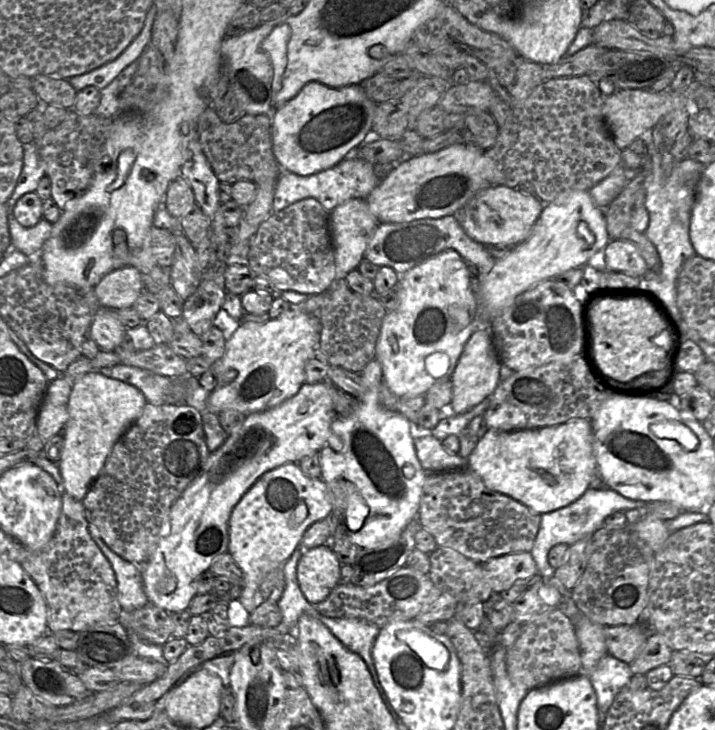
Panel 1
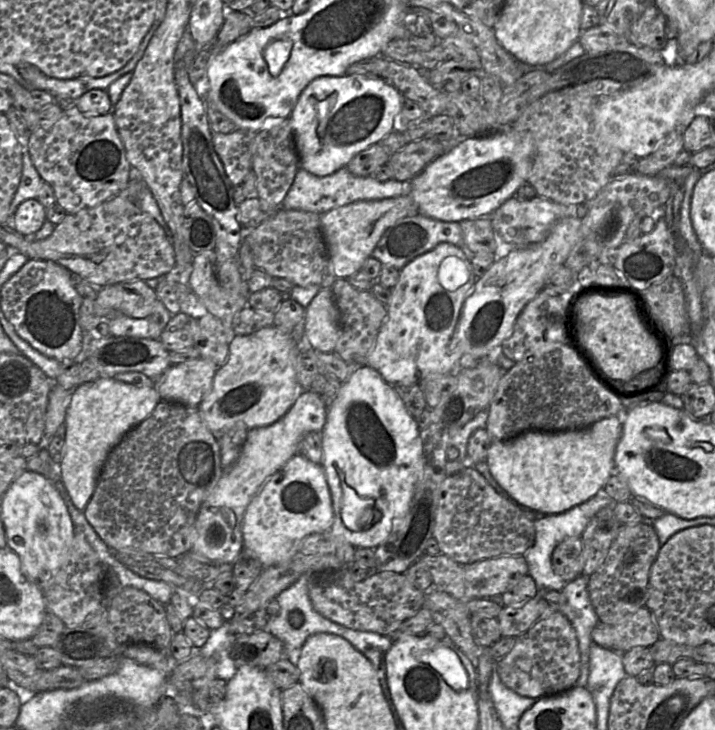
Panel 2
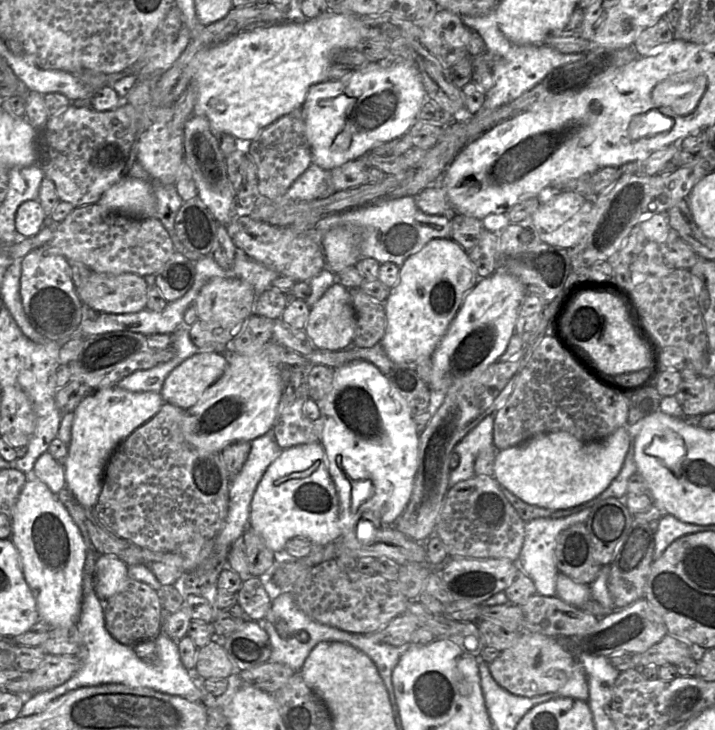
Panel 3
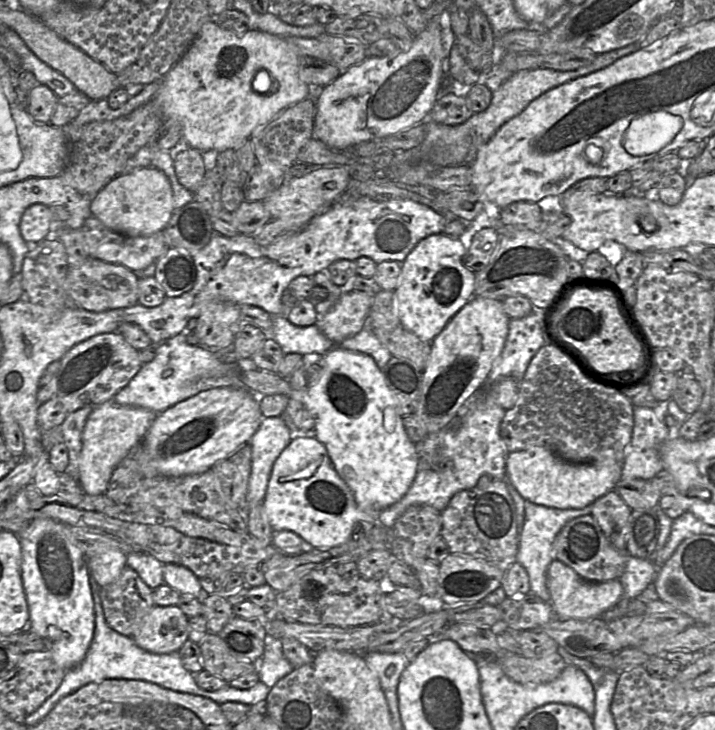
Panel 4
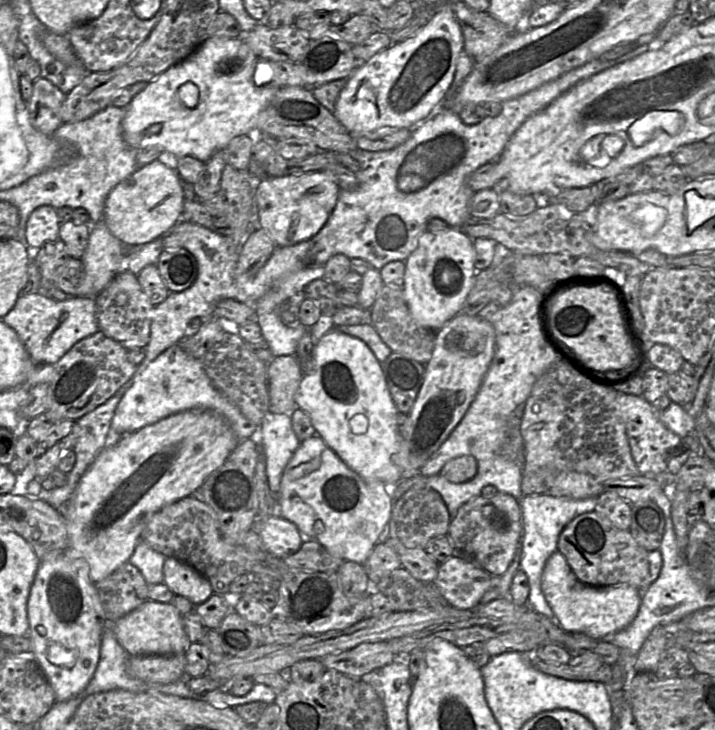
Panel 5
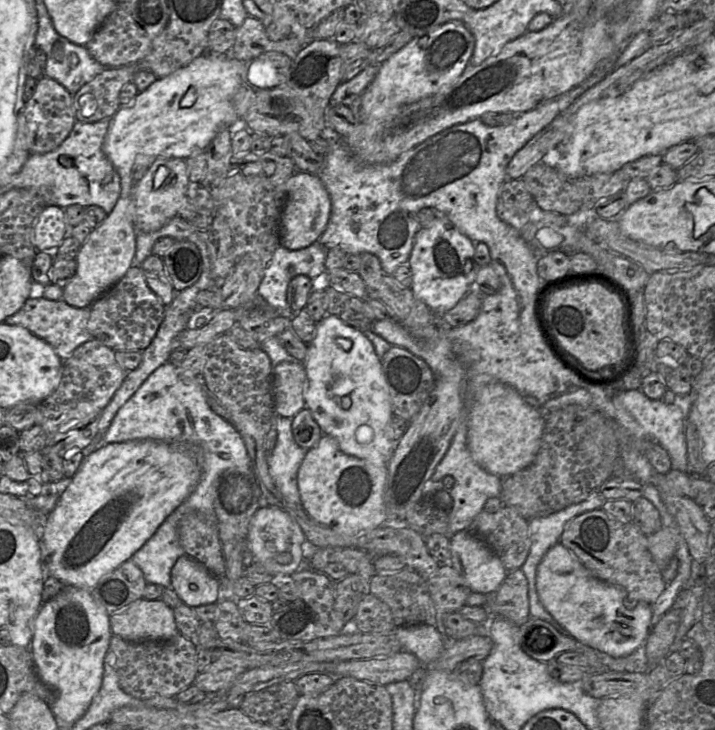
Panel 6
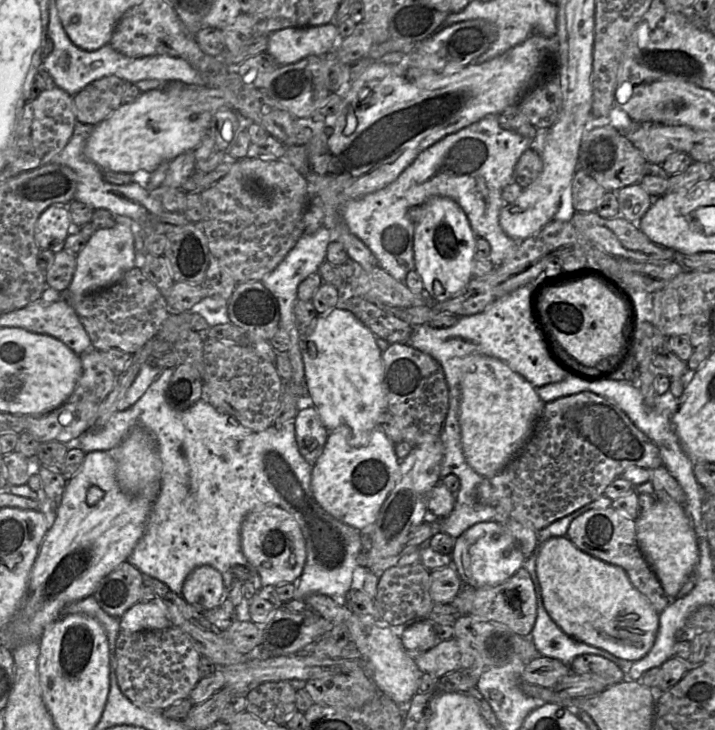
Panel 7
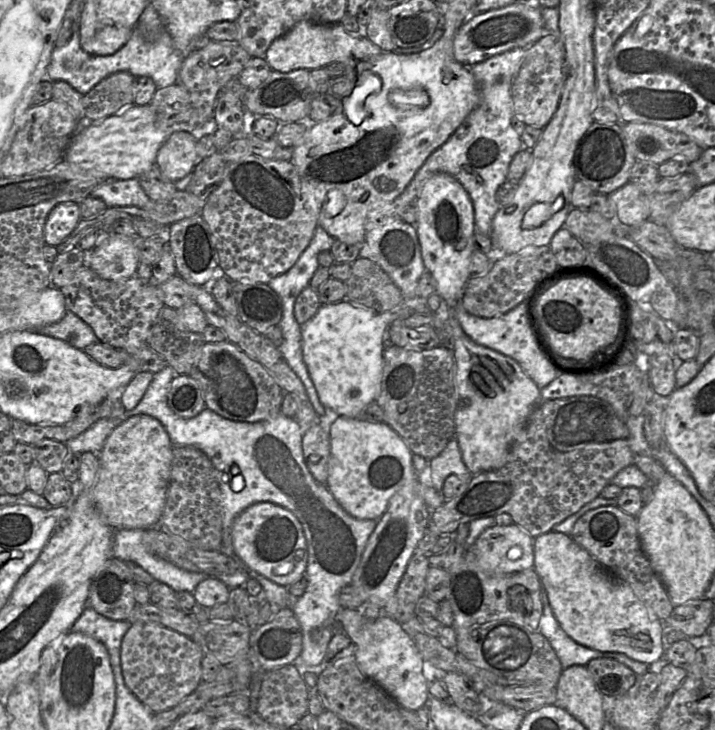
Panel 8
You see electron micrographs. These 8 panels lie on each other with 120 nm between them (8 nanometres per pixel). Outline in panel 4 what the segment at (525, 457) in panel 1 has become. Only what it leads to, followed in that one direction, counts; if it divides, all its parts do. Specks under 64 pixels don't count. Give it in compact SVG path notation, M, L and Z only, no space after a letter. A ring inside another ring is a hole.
M531 447L509 452L506 460L506 480L526 500L557 509L582 509L614 490L621 480L622 464L573 466L564 463L546 447Z

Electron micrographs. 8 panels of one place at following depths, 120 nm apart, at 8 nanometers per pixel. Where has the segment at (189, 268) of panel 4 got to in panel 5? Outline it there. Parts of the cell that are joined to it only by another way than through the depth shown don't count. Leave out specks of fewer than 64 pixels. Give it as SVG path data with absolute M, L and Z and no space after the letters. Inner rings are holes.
M186 249L164 250L157 268L170 292L181 292L189 288L197 278L198 264Z

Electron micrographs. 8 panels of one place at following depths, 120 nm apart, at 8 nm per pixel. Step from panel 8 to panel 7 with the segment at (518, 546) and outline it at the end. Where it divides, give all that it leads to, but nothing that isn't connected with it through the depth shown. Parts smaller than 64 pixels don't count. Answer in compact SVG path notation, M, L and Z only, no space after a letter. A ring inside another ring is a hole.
M495 520L477 523L456 538L451 558L462 583L474 588L504 583L523 567L526 560L504 523Z

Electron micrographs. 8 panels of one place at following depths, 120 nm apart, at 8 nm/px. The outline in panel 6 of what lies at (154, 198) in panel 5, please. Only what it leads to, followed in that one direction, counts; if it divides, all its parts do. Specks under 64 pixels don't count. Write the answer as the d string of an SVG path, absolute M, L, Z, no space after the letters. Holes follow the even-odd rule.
M157 158L146 174L135 183L135 228L137 232L153 232L178 215L188 196L190 180L186 160L182 158Z

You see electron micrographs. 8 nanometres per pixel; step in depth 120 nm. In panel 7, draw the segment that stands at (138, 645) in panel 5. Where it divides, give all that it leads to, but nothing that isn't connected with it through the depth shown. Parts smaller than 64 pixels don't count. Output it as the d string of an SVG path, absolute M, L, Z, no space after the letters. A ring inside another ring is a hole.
M156 599L150 602L137 602L119 618L119 622L120 630L128 632L161 630L172 626Z

